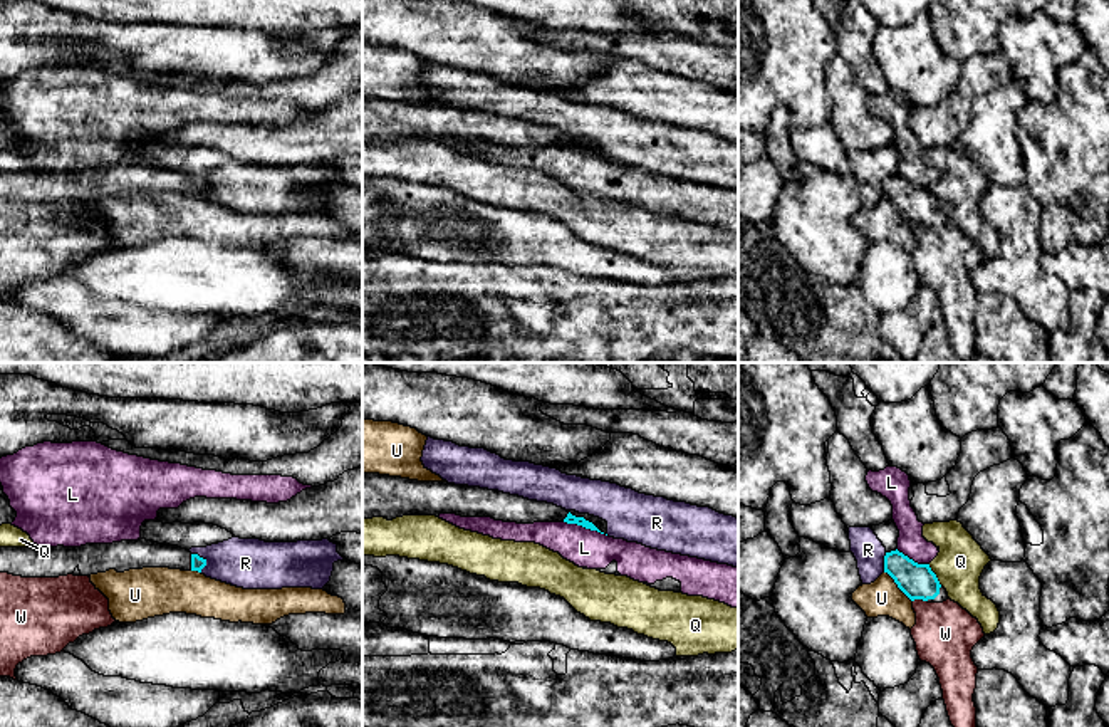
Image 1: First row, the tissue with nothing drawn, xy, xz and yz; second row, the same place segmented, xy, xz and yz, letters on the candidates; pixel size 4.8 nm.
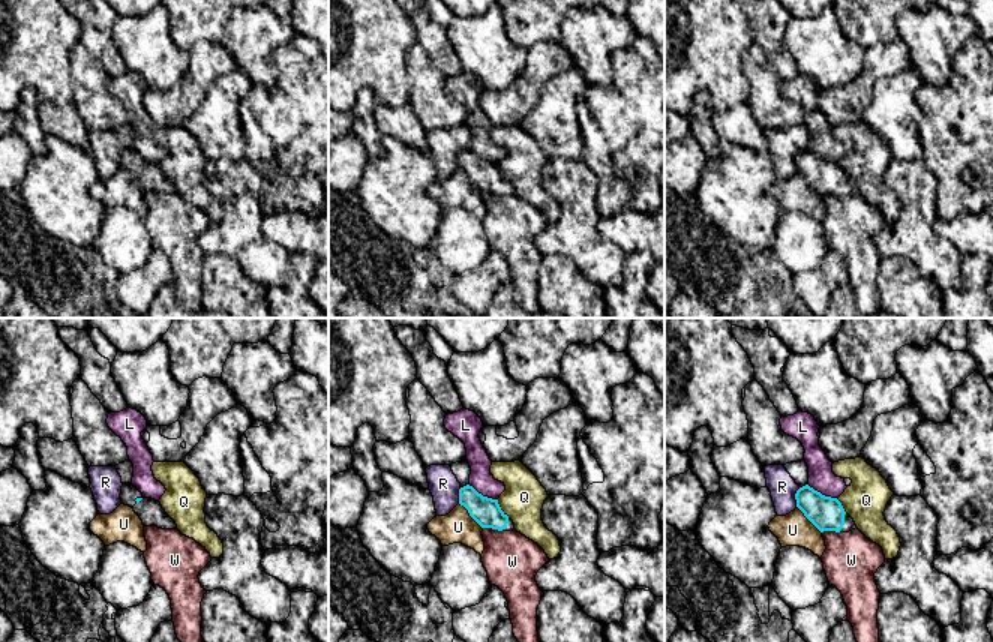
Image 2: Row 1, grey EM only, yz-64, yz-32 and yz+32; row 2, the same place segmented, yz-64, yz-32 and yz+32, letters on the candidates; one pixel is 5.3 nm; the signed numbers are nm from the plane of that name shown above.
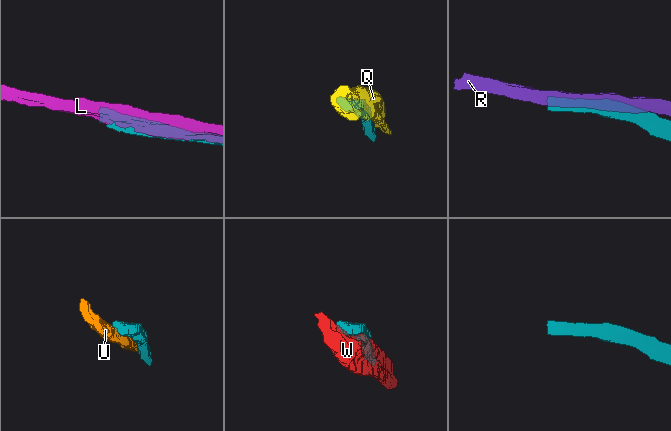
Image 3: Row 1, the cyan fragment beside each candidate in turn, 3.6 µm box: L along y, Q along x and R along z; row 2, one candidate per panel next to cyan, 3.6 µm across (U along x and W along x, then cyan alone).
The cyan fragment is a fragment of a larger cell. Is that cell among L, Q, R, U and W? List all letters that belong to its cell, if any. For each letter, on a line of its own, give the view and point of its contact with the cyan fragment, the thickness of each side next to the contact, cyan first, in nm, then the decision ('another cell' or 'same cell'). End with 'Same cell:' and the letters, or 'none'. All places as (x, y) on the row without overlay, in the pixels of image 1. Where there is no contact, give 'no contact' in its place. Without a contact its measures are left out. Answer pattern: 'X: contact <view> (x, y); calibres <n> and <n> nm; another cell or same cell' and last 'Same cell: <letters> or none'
L: contact xz (586, 151); calibres 50 and 180 nm; another cell
Q: contact yz (935, 198); calibres 170 and 220 nm; another cell
R: contact xy (203, 183); calibres 70 and 240 nm; another cell
U: contact yz (898, 210); calibres 170 and 180 nm; another cell
W: contact yz (920, 222); calibres 170 and 300 nm; another cell
Same cell: none

